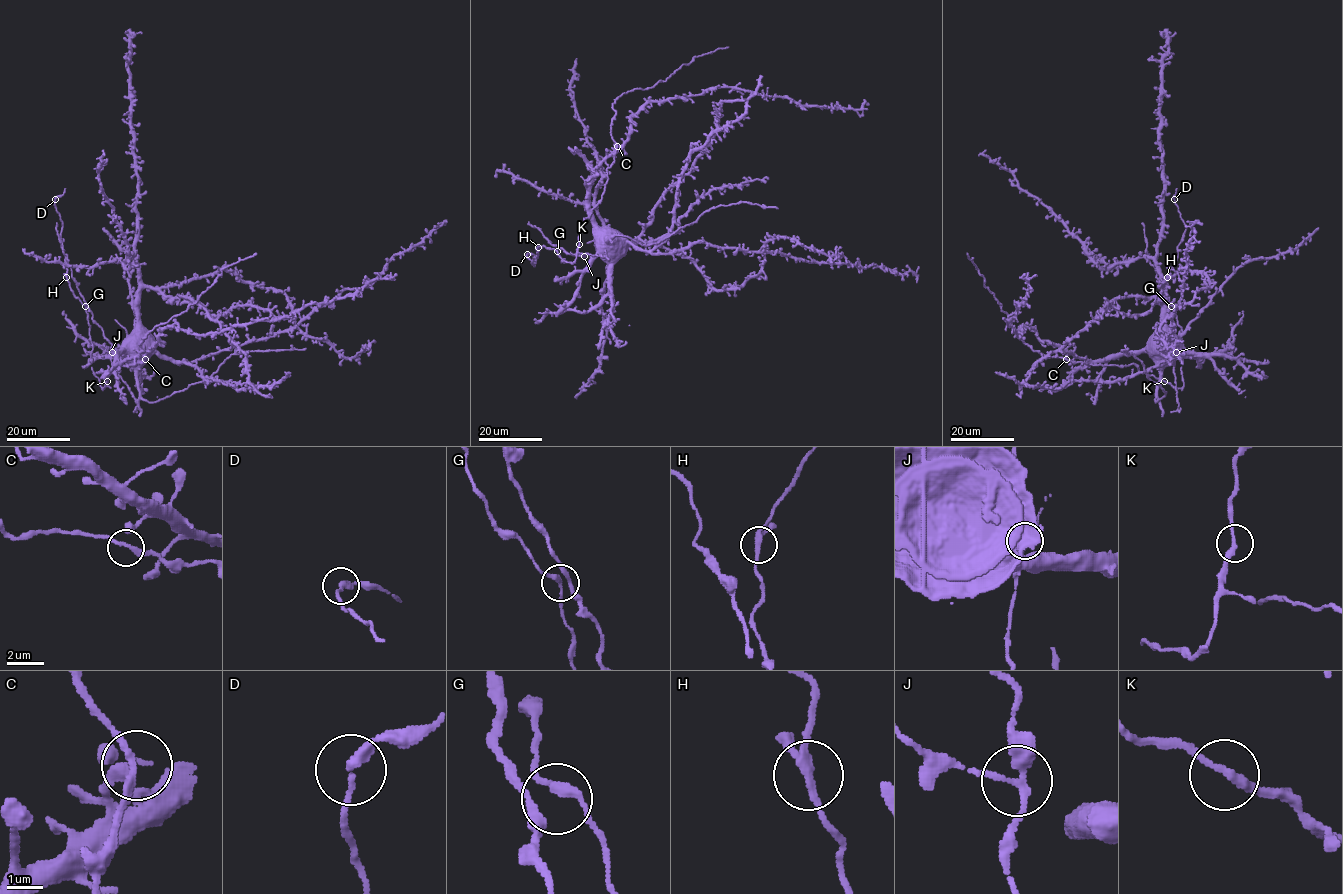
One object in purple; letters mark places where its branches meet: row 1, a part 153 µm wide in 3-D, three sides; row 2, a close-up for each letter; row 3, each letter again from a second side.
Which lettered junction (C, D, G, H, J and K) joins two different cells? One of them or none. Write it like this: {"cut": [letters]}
{"cut": ["J"]}

